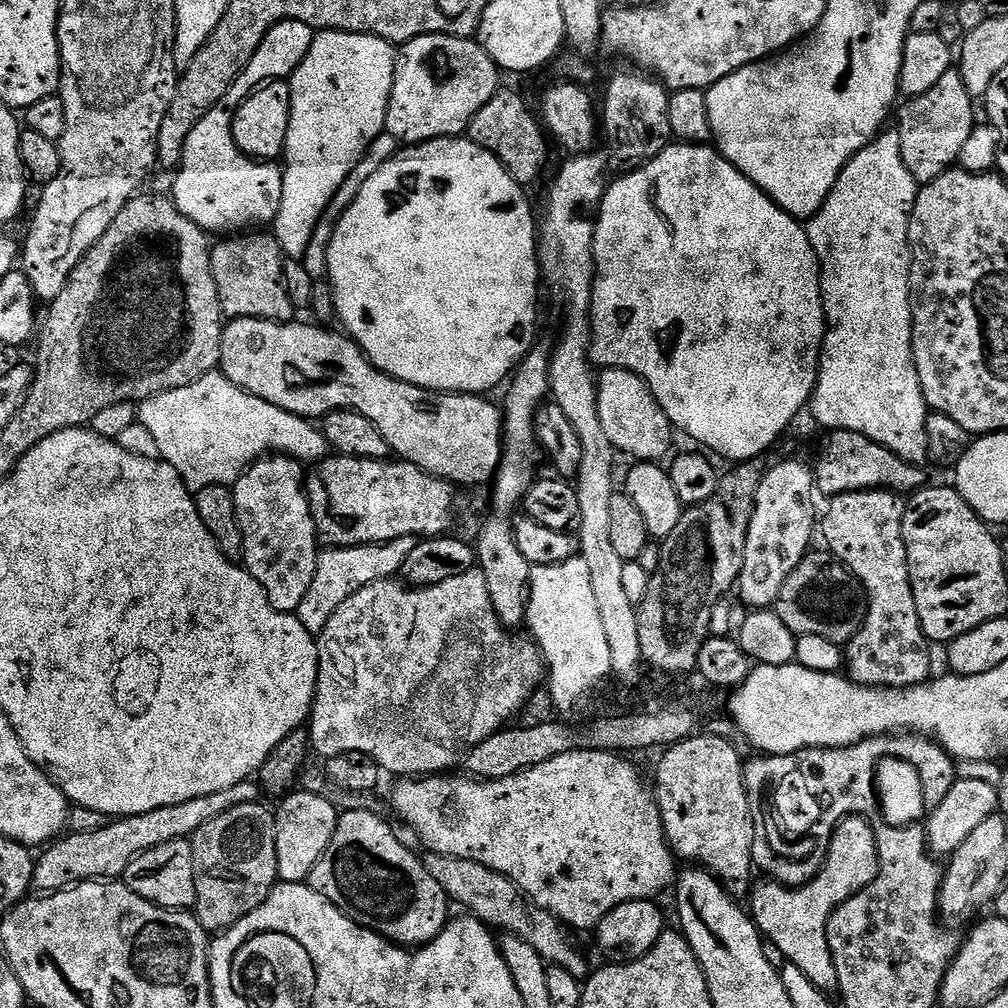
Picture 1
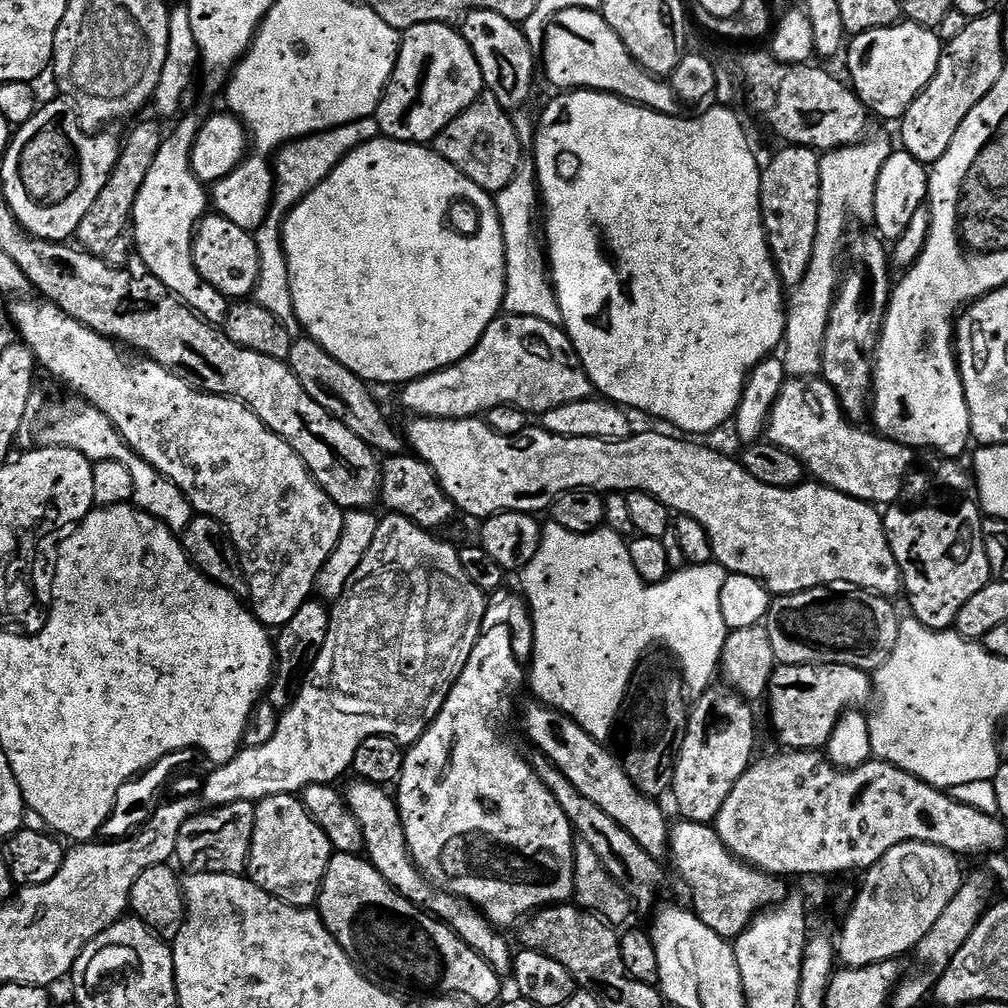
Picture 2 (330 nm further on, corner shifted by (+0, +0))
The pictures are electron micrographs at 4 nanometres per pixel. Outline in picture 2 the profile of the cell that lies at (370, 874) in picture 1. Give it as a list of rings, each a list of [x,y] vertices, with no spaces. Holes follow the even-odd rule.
[[[336,852],[328,863],[326,878],[320,887],[318,901],[320,921],[330,934],[346,950],[354,966],[372,984],[392,996],[424,996],[423,998],[463,998],[473,1005],[492,1004],[500,996],[502,978],[492,969],[490,962],[482,958],[457,932],[447,924],[429,916],[423,908],[411,904],[363,855],[355,856]]]

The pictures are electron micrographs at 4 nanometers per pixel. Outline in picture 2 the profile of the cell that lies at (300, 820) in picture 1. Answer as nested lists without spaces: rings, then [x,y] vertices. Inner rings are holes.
[[[278,794],[268,796],[256,804],[256,817],[254,818],[254,838],[250,842],[250,854],[248,855],[248,866],[246,875],[253,880],[262,890],[266,890],[275,900],[289,904],[291,908],[312,908],[319,901],[320,887],[326,878],[328,863],[332,861],[334,849],[330,838],[310,818],[310,814],[304,809],[304,803],[299,795]]]

